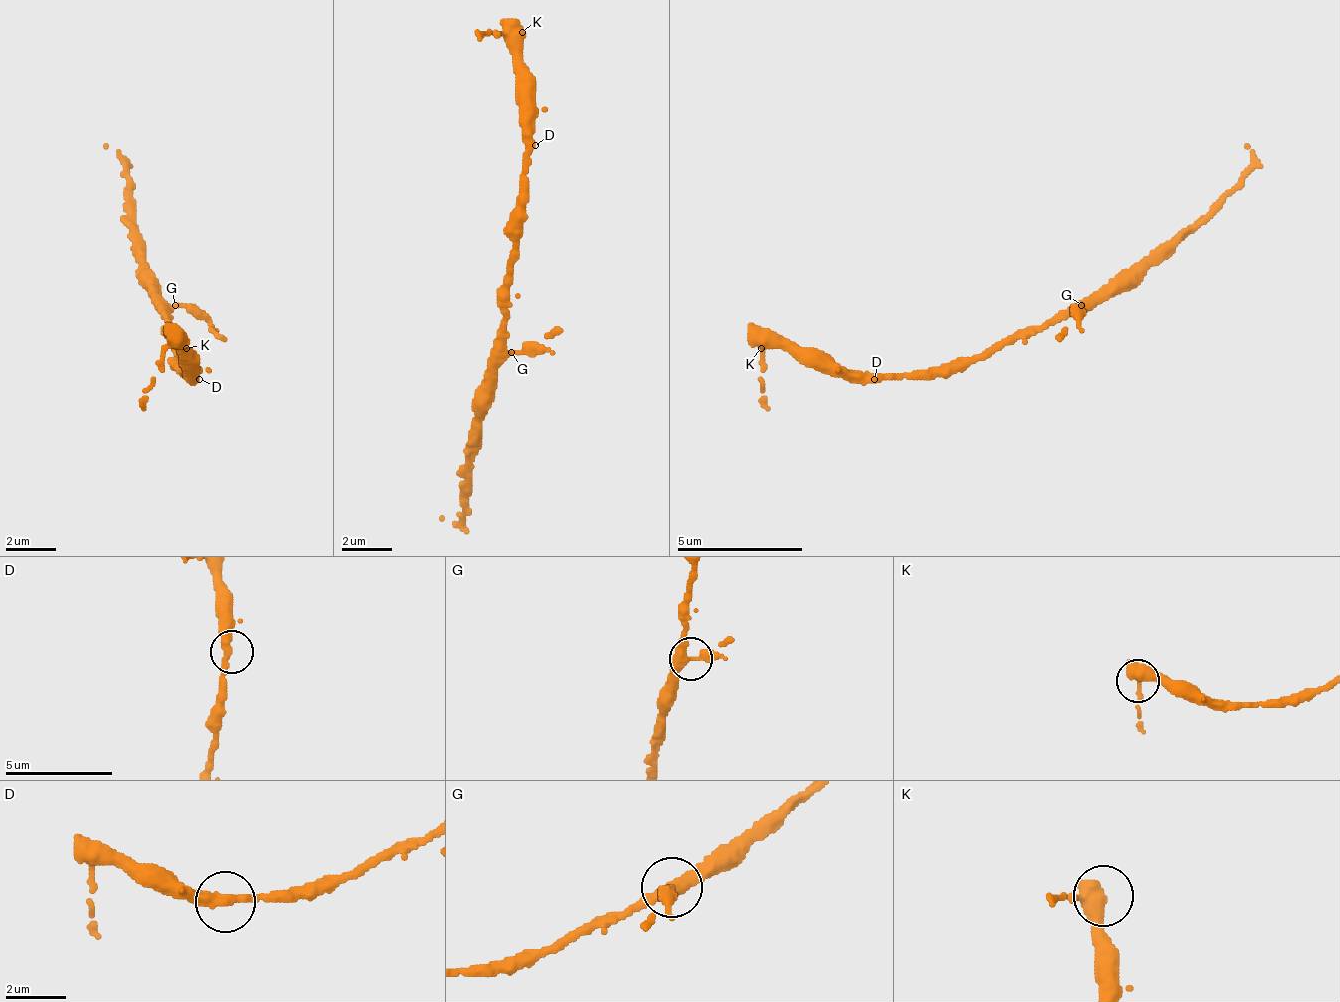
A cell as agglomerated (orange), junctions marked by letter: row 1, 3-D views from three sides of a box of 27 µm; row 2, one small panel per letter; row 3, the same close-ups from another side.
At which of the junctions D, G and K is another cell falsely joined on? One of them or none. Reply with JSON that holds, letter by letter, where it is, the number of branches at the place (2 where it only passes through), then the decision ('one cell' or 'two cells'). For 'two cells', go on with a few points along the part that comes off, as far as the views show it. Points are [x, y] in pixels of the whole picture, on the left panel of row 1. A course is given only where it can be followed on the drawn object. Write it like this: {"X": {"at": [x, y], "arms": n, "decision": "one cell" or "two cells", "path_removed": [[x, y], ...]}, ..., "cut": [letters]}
{"D": {"at": [199, 379], "arms": 2, "decision": "one cell"}, "G": {"at": [175, 305], "arms": 3, "decision": "two cells"}, "K": {"at": [186, 348], "arms": 3, "decision": "one cell"}, "cut": ["G"]}

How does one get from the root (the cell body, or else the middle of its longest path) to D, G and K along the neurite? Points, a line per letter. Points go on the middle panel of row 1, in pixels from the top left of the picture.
D: (509, 278), (509, 259), (516, 253), (516, 202), (522, 196), (522, 158), (535, 145)
G: (509, 278), (509, 316), (503, 322), (503, 348), (509, 354)
K: (509, 278), (522, 158), (528, 152), (528, 69), (522, 63), (522, 32)

